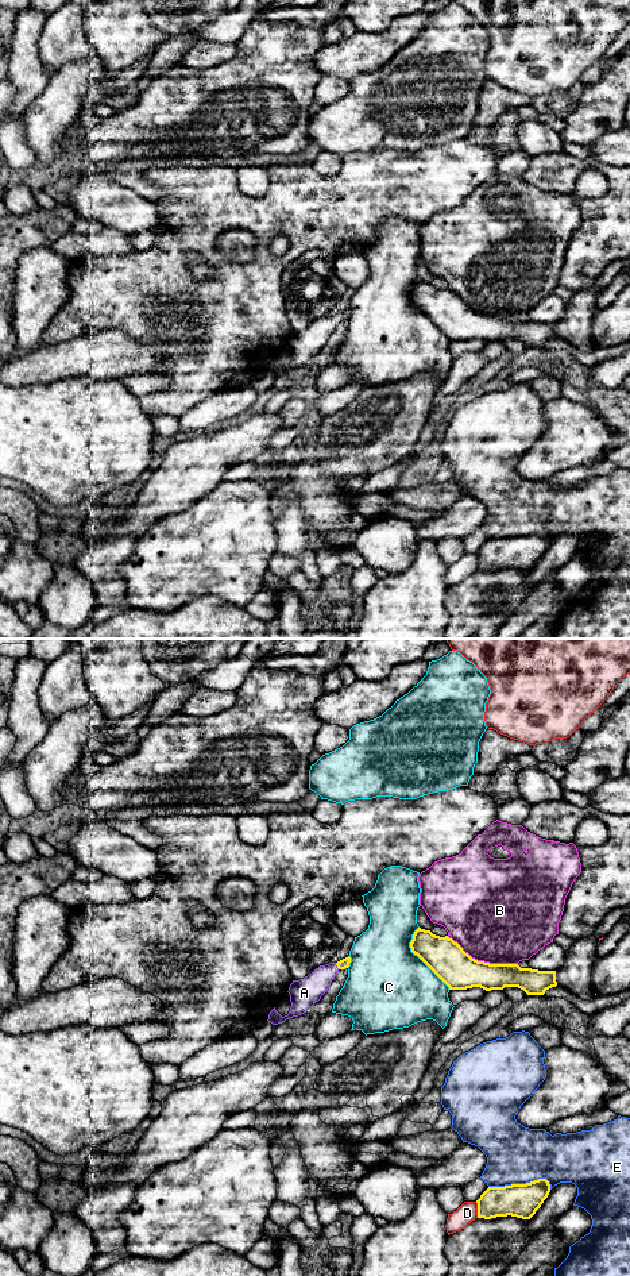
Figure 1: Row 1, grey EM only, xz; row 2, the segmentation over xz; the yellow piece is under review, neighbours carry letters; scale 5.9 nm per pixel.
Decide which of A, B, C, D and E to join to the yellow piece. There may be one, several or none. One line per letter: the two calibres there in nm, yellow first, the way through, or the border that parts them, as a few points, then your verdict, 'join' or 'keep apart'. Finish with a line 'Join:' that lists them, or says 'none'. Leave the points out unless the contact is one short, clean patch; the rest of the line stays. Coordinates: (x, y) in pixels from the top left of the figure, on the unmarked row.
A: calibres 60 and 170 nm; way xz (344, 315), (336, 316), (305, 344); join
B: calibres 220 and 480 nm; keep apart
C: calibres 220 and 500 nm; keep apart
D: calibres 190 and 120 nm; keep apart
E: calibres 200 and 360 nm; keep apart
Join: A

